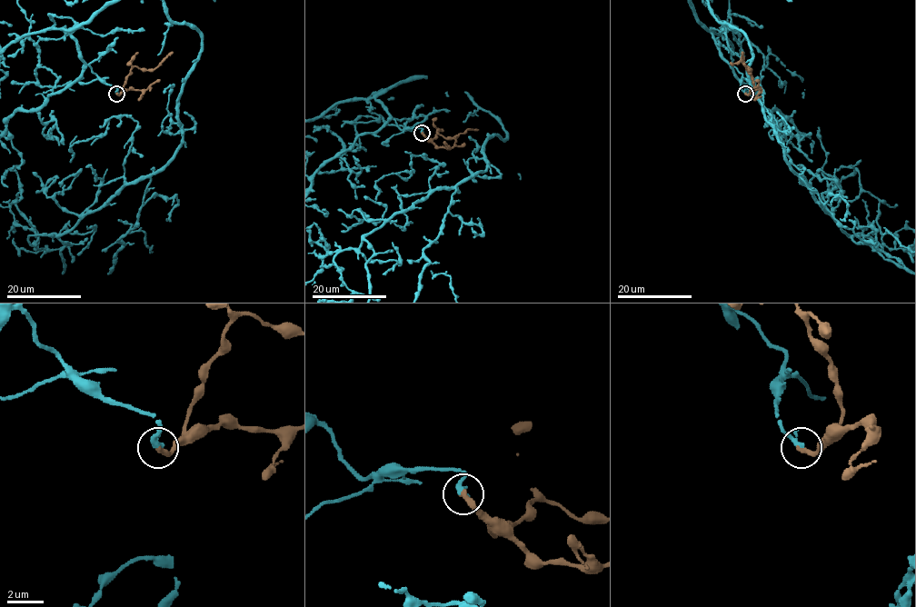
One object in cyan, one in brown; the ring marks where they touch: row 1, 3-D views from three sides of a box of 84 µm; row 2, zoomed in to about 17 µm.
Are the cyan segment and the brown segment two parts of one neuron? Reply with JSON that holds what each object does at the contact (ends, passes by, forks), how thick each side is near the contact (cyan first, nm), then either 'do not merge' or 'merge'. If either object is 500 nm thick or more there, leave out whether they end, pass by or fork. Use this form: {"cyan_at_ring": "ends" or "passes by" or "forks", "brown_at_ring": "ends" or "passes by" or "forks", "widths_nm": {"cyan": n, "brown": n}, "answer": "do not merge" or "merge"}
{"cyan_at_ring": "ends", "brown_at_ring": "ends", "widths_nm": {"cyan": 320, "brown": 340}, "answer": "merge"}

